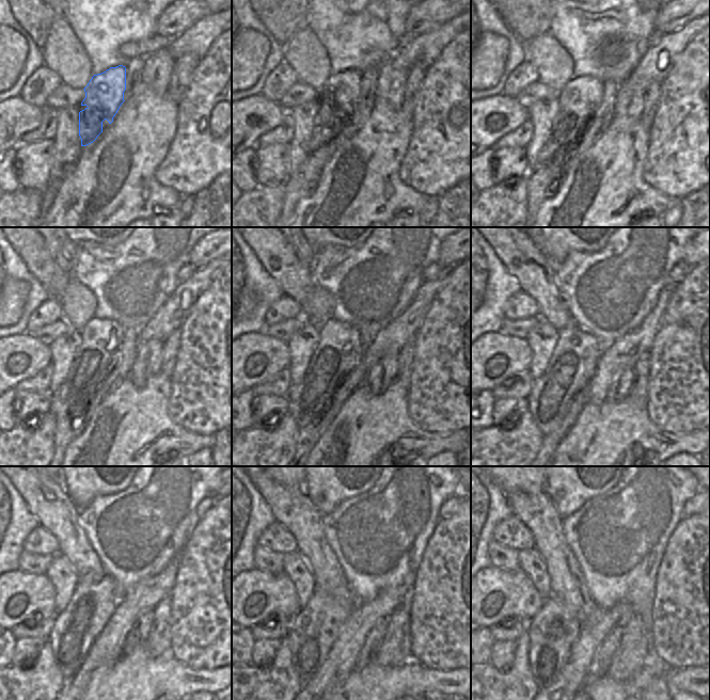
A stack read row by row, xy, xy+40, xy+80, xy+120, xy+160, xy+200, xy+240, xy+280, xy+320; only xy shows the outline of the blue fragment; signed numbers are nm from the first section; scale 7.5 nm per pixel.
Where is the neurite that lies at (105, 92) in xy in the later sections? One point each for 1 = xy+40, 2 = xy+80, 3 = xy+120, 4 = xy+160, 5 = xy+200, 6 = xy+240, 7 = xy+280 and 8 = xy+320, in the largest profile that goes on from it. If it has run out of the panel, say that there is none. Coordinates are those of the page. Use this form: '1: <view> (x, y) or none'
1: xy+40 (338, 97)
2: xy+80 (580, 98)
3: xy+120 (100, 338)
4: xy+160 (340, 349)
5: xy+200 (573, 361)
6: xy+240 (74, 631)
7: xy+280 (314, 629)
8: xy+320 (552, 632)

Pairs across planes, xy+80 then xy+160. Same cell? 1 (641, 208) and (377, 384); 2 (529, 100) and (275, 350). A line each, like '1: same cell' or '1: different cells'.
1: different cells
2: different cells

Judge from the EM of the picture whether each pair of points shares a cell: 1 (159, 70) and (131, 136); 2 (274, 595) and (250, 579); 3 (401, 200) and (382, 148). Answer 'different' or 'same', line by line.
1: different
2: same
3: same

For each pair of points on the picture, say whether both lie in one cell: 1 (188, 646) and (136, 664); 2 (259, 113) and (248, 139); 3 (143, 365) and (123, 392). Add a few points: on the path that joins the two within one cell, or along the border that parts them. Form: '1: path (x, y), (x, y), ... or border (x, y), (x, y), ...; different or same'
1: border (170, 648), (171, 654), (176, 659), (190, 667); different
2: path (251, 112), (246, 116), (246, 130); same
3: border (156, 375), (141, 386), (136, 386), (127, 377); different

